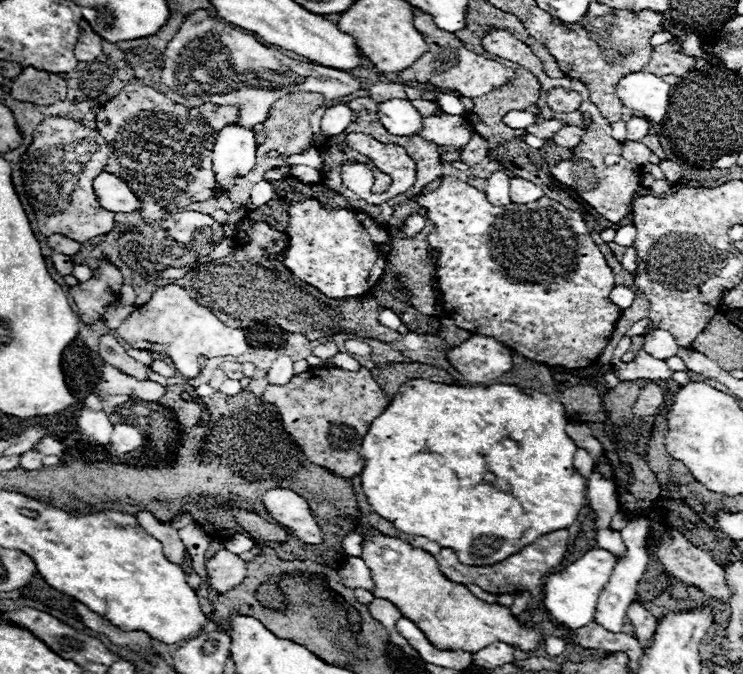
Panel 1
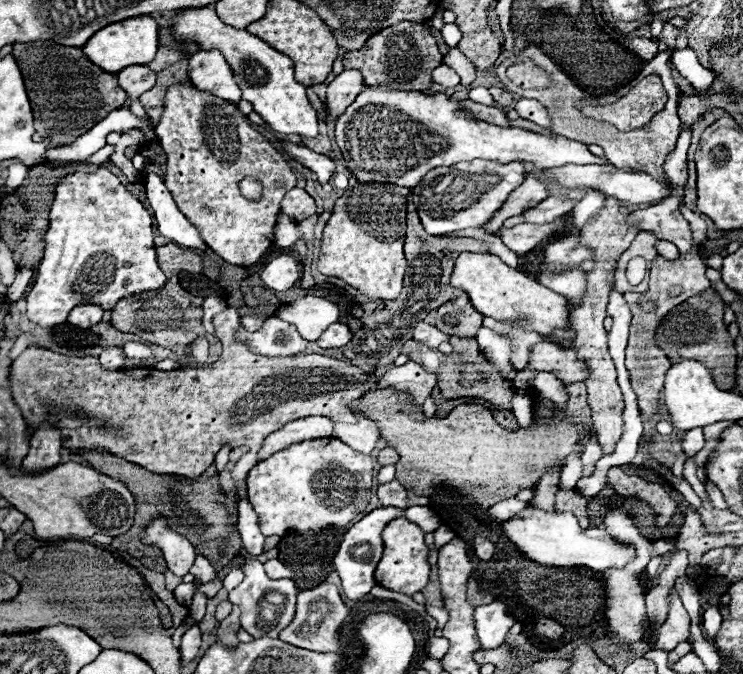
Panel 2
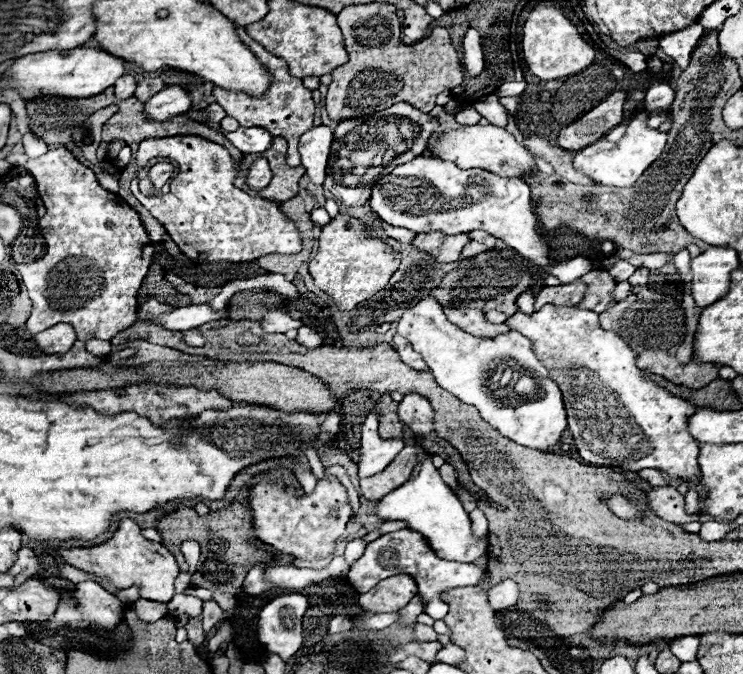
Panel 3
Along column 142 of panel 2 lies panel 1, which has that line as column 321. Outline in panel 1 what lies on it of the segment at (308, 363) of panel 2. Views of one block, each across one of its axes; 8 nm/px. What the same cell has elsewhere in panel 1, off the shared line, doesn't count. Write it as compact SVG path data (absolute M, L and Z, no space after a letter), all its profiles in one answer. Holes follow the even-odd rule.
M364 366L358 372L340 368L310 368L296 374L284 386L268 386L262 394L262 402L276 406L284 430L310 462L342 478L352 478L362 472L362 438L366 436L372 420L388 406L386 394Z

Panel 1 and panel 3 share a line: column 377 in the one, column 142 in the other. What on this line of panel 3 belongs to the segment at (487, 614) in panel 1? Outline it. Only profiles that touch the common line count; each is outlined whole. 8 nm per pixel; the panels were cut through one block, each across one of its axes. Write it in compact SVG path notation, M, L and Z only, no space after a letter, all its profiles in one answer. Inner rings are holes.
M122 518L114 536L104 544L90 548L60 548L58 552L66 564L84 572L92 572L96 576L106 576L120 590L138 584L140 596L146 600L170 602L174 596L174 580L180 574L174 556L160 542L146 540L140 534L140 526L132 518Z

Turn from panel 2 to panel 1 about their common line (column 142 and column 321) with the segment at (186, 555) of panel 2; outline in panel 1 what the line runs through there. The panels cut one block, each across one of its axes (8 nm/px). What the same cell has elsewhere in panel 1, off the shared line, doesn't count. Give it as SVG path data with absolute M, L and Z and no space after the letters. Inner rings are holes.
M270 490L264 494L264 506L272 518L286 526L294 536L308 544L320 544L322 532L312 516L310 506L290 490Z

